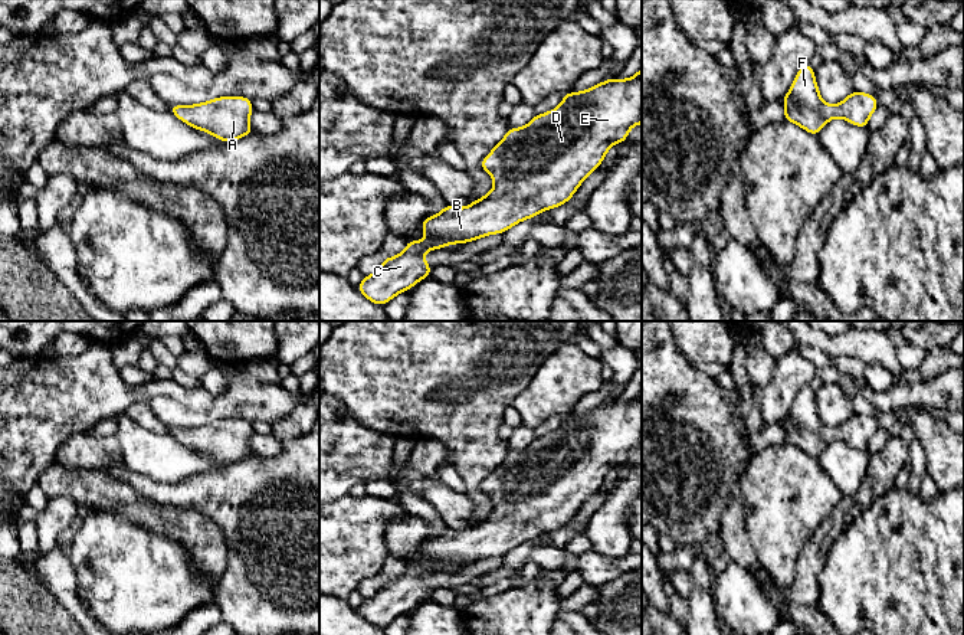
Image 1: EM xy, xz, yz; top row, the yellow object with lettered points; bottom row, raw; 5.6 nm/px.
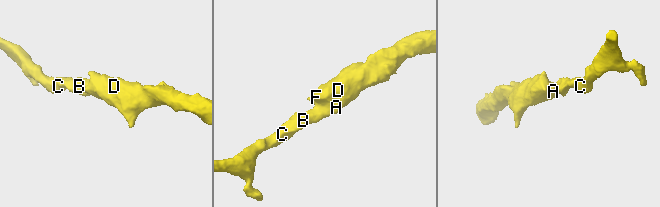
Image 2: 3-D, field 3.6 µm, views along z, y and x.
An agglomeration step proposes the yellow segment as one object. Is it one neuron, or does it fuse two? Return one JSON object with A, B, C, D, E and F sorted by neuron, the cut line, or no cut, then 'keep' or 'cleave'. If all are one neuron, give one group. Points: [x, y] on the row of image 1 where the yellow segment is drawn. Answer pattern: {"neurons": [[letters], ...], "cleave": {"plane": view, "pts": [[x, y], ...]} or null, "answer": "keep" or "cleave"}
{"neurons": [["A", "B", "C", "D", "E", "F"]], "cleave": null, "answer": "keep"}

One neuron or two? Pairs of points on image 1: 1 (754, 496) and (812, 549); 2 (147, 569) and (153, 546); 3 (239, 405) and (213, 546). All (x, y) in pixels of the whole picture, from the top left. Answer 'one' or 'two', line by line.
1: two
2: one
3: two

